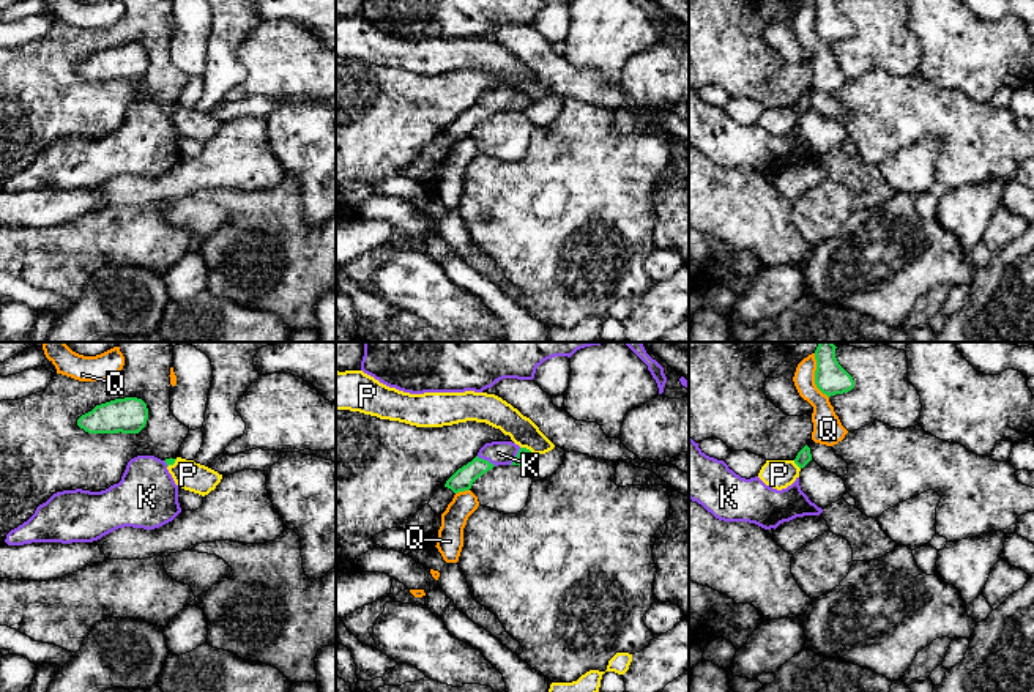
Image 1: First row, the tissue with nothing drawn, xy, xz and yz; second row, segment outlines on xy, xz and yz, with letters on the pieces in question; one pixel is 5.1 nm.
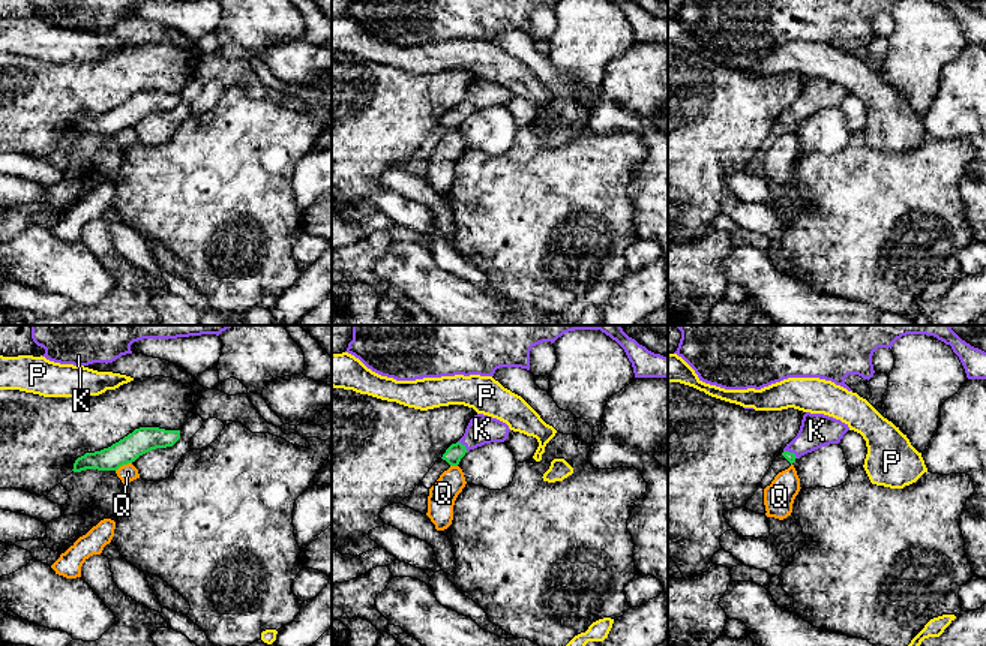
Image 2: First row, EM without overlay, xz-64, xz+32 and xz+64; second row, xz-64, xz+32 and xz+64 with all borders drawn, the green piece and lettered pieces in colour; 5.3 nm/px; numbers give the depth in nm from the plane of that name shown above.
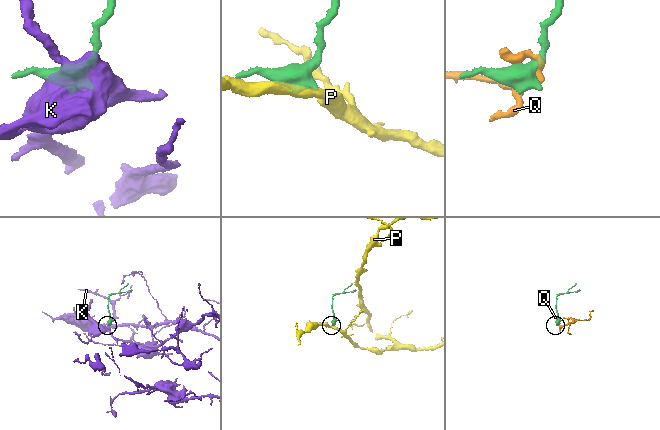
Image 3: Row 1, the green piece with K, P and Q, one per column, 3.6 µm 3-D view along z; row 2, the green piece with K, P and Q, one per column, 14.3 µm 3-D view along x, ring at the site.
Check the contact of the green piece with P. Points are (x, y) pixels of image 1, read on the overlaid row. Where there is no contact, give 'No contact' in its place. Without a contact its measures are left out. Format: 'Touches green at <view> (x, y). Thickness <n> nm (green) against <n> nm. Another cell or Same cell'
Touches green at xz (525, 448). Thickness 70 nm (green) against 150 nm. Another cell

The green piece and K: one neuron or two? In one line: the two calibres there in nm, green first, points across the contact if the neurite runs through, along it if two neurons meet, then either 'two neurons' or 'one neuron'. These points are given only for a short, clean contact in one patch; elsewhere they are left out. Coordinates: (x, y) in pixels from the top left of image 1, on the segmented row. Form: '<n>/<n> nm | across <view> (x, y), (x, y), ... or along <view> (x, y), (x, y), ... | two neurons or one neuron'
110/130 nm | across xz (462, 479), (486, 461), (498, 453) | one neuron

